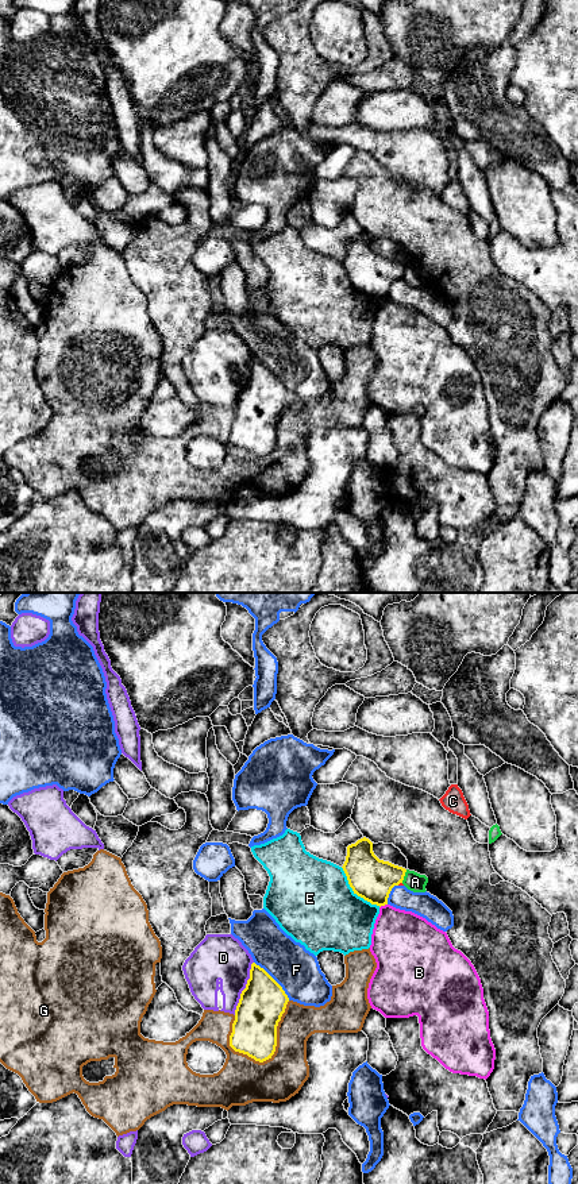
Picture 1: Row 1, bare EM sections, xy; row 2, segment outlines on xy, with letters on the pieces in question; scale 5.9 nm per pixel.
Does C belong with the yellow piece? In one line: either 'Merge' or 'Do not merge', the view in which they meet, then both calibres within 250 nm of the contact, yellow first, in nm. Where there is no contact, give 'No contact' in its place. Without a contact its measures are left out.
Do not merge. Touches yellow in xy. Thickness 260 nm (yellow) against 20 nm

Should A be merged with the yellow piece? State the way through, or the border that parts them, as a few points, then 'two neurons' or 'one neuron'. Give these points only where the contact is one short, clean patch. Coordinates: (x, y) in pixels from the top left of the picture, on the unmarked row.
border xy (407, 265), (401, 277); two neurons

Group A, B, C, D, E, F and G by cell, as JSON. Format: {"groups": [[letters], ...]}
{"groups": [["A", "D"], ["B"], ["C", "F"], ["E"], ["G"]]}

